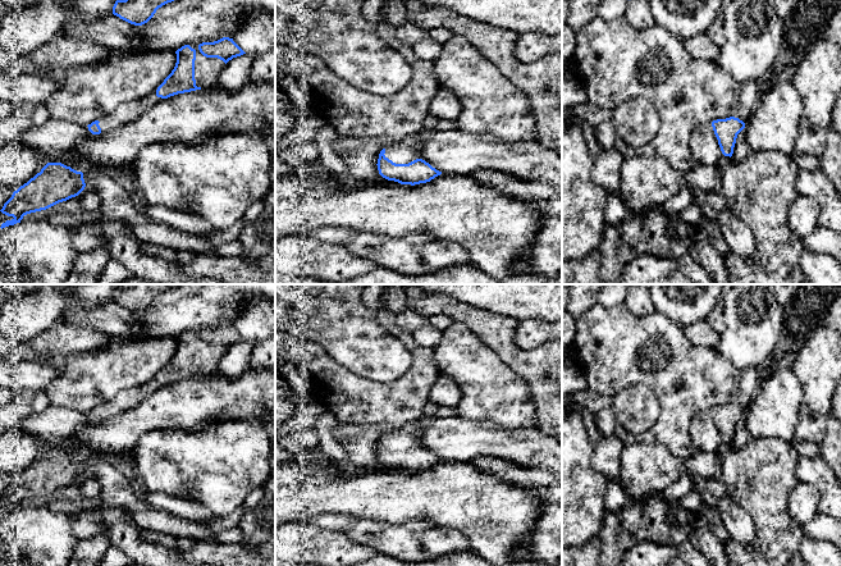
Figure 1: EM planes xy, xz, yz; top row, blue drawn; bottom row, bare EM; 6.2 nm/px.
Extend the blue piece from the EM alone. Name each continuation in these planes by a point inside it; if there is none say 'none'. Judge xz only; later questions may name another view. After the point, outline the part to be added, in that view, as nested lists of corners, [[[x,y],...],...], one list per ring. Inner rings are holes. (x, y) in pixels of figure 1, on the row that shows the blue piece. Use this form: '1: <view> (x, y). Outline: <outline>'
1: xz (407, 150). Outline: [[[422,129],[421,132],[404,137],[396,145],[387,146],[385,158],[396,164],[408,164],[420,159],[420,141],[429,137],[433,131]]]

